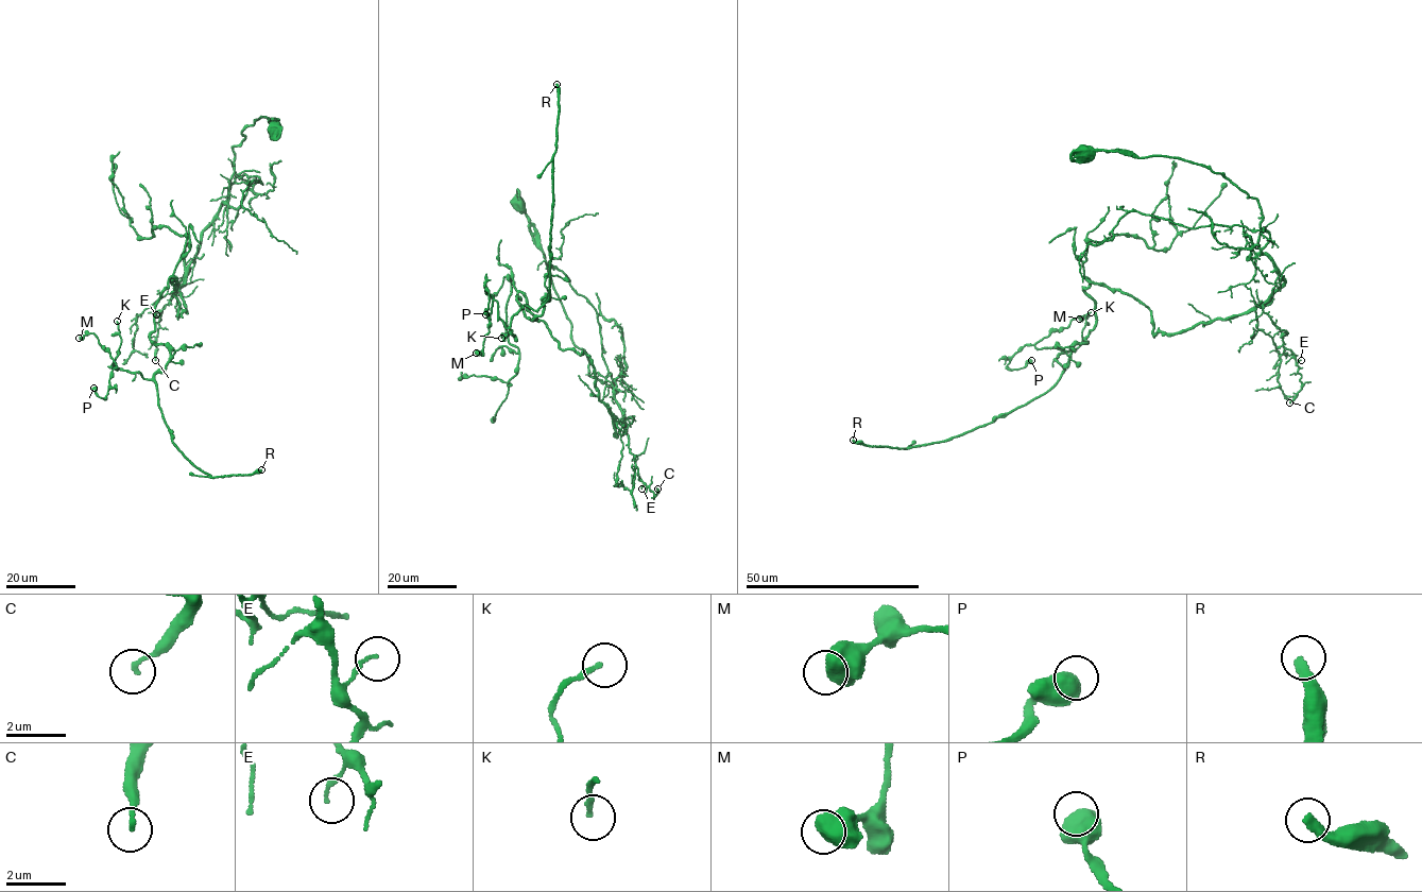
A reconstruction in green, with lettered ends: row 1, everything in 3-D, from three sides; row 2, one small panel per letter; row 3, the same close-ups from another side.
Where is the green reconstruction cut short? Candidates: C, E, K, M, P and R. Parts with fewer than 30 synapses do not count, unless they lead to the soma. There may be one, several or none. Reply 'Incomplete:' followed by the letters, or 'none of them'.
Incomplete: R

